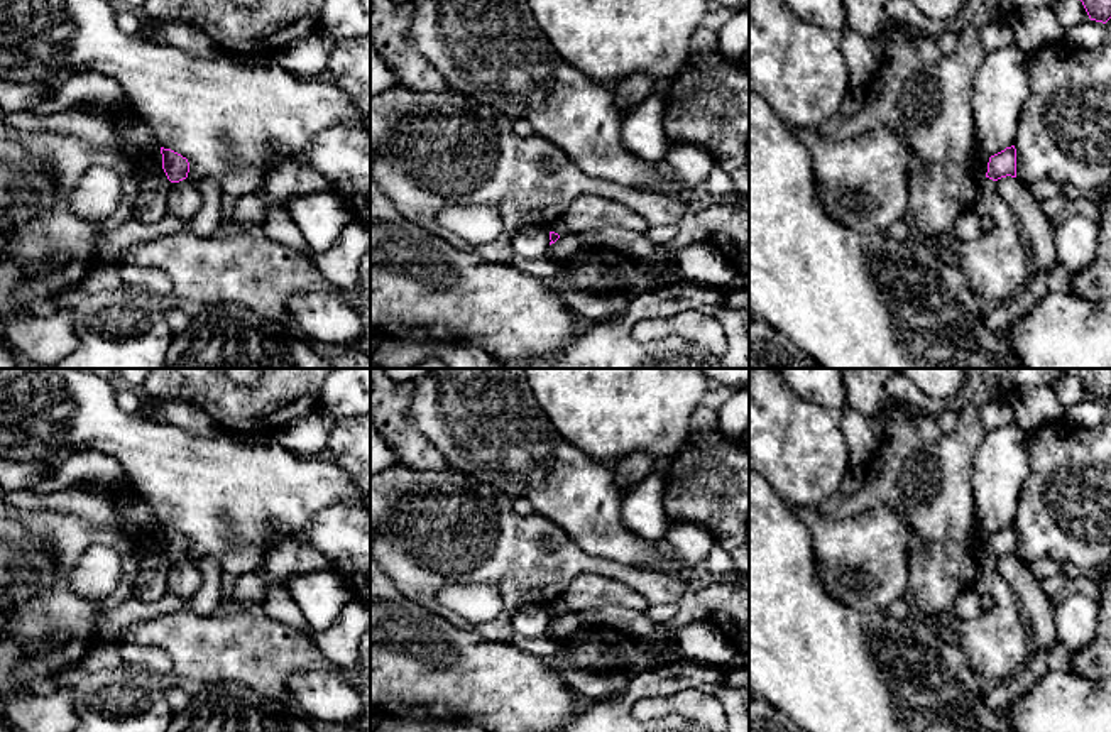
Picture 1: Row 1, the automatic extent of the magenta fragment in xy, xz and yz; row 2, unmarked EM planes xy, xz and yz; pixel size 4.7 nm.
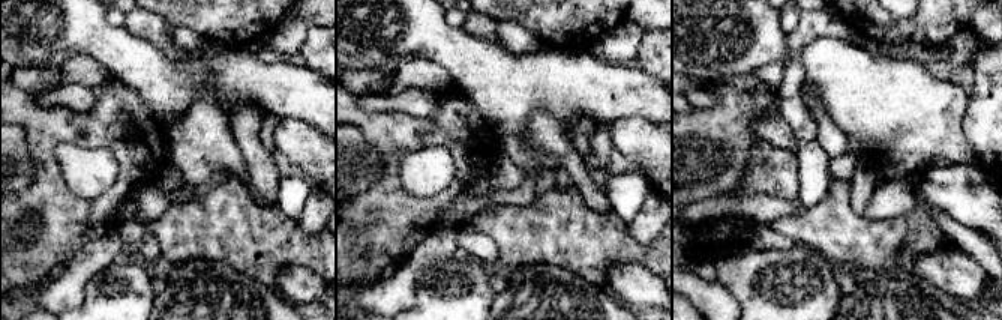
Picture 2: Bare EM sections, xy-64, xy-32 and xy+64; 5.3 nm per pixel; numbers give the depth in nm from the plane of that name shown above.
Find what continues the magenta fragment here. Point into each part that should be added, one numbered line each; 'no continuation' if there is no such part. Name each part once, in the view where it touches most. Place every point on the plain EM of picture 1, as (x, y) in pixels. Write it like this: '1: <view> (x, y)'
no continuation

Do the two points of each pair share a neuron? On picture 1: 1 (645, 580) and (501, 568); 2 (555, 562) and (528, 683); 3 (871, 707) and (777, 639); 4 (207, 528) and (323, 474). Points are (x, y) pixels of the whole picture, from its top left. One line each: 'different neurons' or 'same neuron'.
1: same neuron
2: different neurons
3: same neuron
4: same neuron

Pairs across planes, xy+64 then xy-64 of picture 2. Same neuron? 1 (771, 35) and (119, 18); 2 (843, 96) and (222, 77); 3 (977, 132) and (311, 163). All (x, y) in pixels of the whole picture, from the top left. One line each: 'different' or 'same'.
1: different
2: same
3: same

